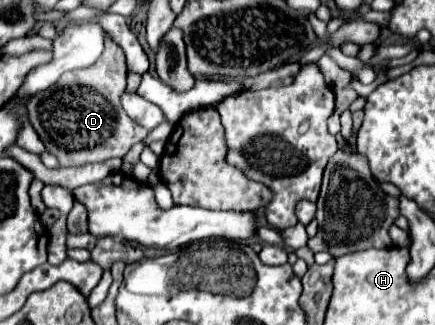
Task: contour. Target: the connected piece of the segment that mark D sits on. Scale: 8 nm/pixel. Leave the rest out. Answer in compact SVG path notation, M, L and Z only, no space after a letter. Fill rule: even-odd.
M104 34L104 52L94 66L62 74L52 90L38 94L28 102L28 120L46 152L54 154L60 166L84 166L116 156L122 158L148 134L142 126L132 122L120 106L120 94L126 90L126 72L122 48Z

